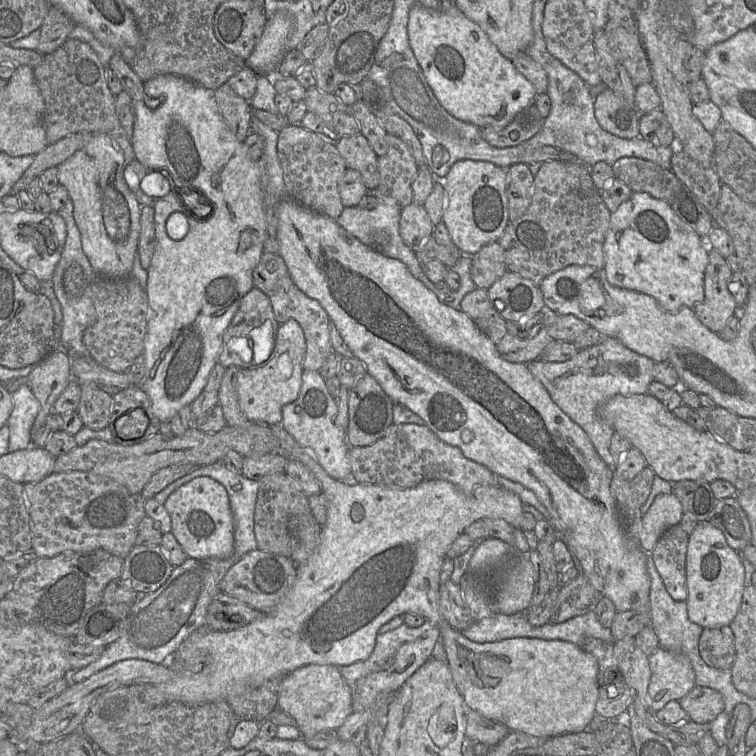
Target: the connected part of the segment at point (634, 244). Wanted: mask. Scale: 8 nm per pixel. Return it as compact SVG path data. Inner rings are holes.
M633 192L627 201L623 202L615 212L611 213L609 229L604 241L603 254L606 278L612 286L647 294L655 298L660 307L669 312L677 312L682 307L693 309L696 304L704 300L704 274L709 263L707 247L704 248L701 245L700 236L689 225L684 223L671 208L670 204L664 200L653 198L645 192Z

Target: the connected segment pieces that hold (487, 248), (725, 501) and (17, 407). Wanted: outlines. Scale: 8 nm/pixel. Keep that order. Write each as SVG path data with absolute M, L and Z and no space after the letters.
M498 241L486 244L472 256L470 274L476 287L487 290L506 271L504 251Z
M736 496L716 498L707 520L723 533L727 544L735 551L741 552L751 543L750 523Z
M28 384L21 385L11 393L12 412L7 420L10 452L23 450L32 445L31 428L36 419L40 403Z

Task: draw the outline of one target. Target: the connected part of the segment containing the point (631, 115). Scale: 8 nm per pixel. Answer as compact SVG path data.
M605 88L596 96L594 113L605 131L623 139L639 137L640 112L610 88Z

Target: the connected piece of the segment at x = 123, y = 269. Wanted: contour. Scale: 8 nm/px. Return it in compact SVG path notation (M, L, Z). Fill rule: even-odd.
M93 133L82 148L57 166L59 184L67 189L73 202L73 217L81 234L82 250L99 276L113 279L131 276L140 236L141 205L126 182L125 167L123 153L104 133Z

